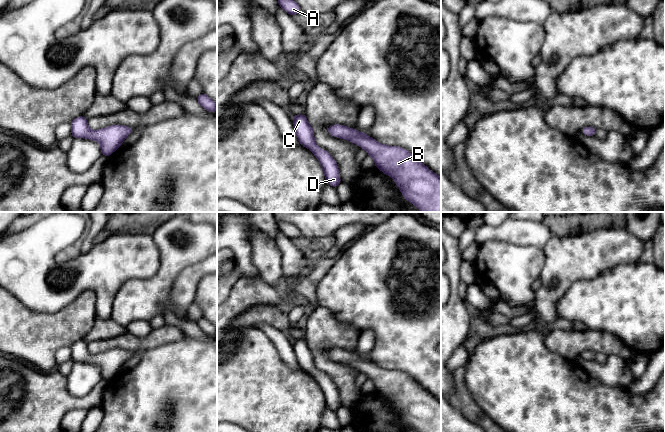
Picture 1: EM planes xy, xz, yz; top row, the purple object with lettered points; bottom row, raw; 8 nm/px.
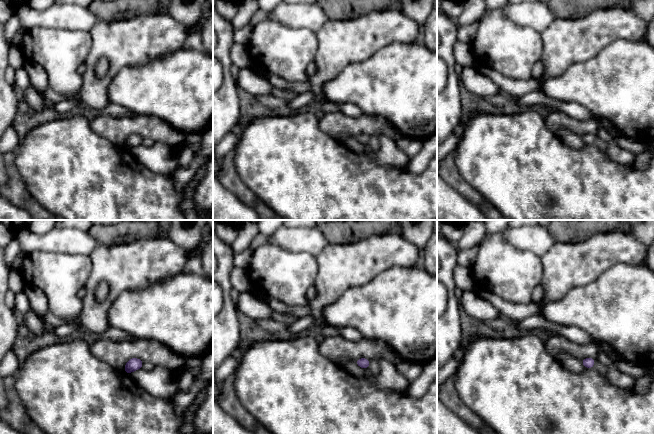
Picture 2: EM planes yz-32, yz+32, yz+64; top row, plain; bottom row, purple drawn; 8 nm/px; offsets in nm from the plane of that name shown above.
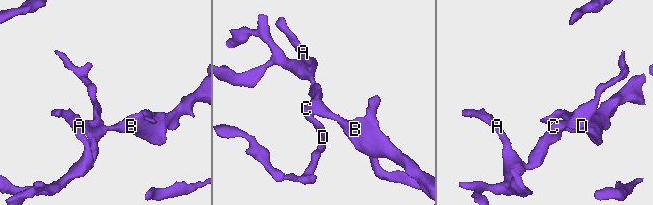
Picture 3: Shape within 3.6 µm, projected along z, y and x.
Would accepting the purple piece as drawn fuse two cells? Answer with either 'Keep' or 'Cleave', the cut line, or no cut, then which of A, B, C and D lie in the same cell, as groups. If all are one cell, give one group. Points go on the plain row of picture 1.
Keep. No split. Groups: A B C D

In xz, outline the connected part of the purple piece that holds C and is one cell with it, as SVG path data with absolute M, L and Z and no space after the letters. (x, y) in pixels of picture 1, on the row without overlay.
M300 338L292 340L292 344L299 367L313 376L322 390L326 405L333 412L336 412L342 407L337 387L326 374L317 370L314 364L314 354L308 347L306 339Z

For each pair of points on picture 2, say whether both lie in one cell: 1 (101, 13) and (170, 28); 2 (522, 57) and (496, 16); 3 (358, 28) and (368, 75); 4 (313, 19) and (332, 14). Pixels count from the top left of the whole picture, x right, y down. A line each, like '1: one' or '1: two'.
1: two
2: one
3: two
4: two

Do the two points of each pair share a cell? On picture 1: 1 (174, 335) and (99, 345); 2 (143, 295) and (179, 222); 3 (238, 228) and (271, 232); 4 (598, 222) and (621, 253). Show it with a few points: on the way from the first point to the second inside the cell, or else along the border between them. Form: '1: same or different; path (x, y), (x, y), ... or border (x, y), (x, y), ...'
1: same; path (155, 338), (146, 343), (118, 343)
2: same; path (161, 277), (166, 272), (166, 239)
3: same; path (246, 224), (263, 224)
4: different; border (613, 225), (579, 234)

